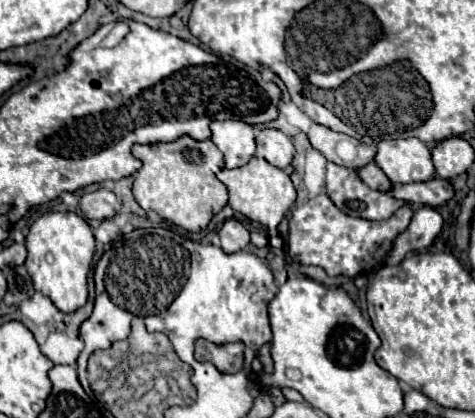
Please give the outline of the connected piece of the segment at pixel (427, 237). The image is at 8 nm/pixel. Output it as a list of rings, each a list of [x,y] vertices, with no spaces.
[[[420,207],[414,211],[414,217],[406,231],[396,237],[396,243],[388,255],[386,263],[400,263],[408,251],[428,247],[442,229],[442,217],[434,207]]]

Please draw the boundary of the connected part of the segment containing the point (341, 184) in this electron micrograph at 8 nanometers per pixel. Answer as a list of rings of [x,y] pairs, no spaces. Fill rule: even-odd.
[[[328,163],[326,189],[334,205],[352,217],[380,221],[380,219],[388,219],[396,209],[404,205],[404,201],[400,199],[368,189],[358,179],[354,169],[346,169],[334,163]]]

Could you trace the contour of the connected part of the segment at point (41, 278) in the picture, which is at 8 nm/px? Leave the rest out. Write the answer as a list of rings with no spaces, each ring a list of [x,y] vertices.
[[[44,213],[30,225],[26,249],[28,257],[24,265],[34,281],[34,287],[42,295],[50,297],[52,303],[64,313],[72,313],[86,303],[86,277],[94,255],[94,235],[84,217],[76,213]]]

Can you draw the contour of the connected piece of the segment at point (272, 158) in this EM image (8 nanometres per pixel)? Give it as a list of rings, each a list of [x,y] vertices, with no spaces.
[[[262,129],[256,135],[256,155],[272,163],[274,167],[288,167],[294,159],[294,145],[288,135],[278,129]]]

